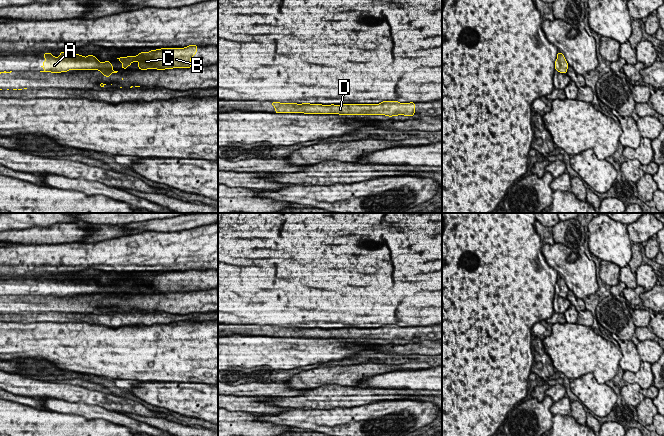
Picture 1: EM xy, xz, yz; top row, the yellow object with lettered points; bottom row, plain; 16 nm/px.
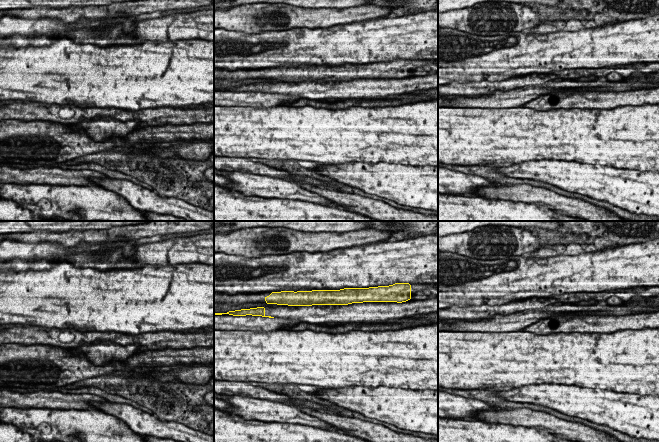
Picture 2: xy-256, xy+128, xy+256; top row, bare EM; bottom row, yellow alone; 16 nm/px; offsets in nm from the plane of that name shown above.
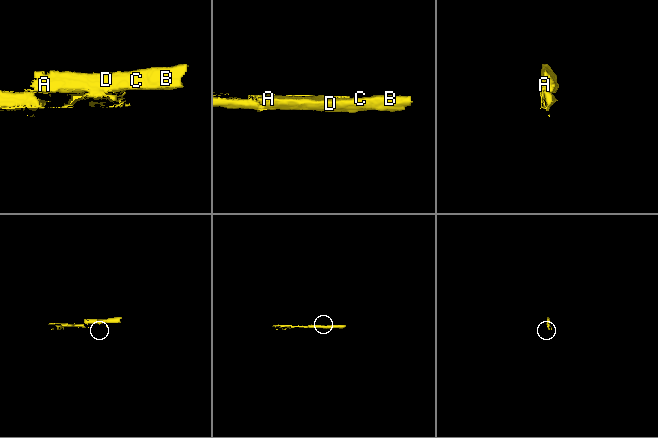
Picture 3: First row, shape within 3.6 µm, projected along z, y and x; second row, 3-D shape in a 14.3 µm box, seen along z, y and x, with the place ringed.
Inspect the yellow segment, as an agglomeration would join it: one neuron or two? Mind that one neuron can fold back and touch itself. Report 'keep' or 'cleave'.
cleave

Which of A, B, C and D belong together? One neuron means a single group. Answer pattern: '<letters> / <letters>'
A / B C D

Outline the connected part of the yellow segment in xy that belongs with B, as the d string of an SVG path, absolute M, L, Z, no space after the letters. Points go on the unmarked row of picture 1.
M189 269L184 272L161 272L149 276L141 276L137 280L120 280L117 282L123 293L127 293L132 286L139 286L140 294L147 293L173 293L190 292L191 281L197 277L197 269Z

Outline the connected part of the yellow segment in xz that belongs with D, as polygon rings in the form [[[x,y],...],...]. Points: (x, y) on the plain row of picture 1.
[[[383,325],[379,328],[283,328],[274,329],[275,337],[304,337],[304,338],[339,338],[339,339],[385,339],[413,340],[415,327],[400,327],[398,325]]]

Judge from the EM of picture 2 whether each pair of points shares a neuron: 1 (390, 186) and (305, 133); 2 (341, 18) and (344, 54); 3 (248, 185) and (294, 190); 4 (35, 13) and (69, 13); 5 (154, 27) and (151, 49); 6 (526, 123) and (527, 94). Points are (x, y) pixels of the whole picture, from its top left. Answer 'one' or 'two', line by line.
1: two
2: two
3: one
4: one
5: two
6: two

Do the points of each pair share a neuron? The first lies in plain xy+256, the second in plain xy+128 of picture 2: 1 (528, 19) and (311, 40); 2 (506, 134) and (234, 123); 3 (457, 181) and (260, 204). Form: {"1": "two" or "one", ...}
{"1": "two", "2": "one", "3": "two"}

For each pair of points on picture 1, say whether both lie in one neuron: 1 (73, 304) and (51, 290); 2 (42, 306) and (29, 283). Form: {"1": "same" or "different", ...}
{"1": "same", "2": "different"}

